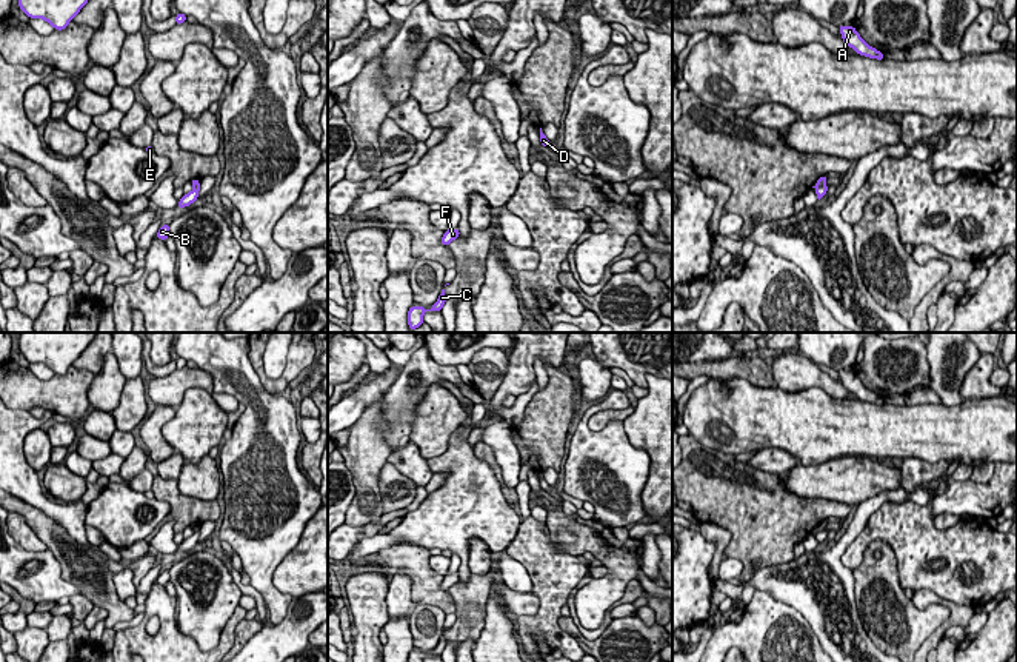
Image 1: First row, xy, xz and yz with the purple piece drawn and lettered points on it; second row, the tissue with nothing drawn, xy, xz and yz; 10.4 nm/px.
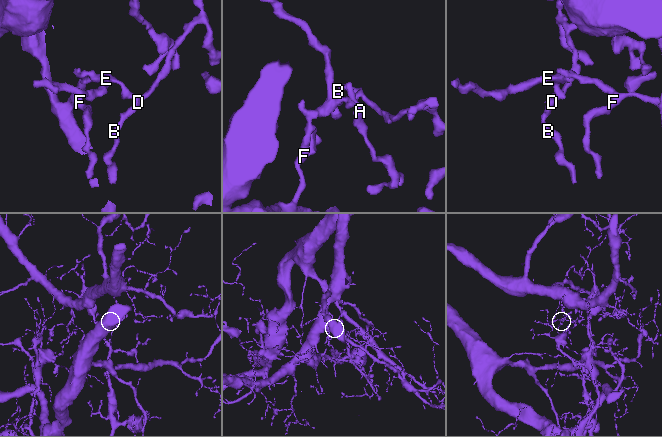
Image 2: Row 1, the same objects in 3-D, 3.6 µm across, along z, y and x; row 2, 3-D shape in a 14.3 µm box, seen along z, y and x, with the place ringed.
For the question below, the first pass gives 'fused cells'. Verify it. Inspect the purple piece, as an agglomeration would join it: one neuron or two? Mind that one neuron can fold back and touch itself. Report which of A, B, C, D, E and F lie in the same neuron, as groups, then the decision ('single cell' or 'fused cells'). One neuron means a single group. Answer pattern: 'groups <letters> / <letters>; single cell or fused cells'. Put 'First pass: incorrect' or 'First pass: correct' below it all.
groups A B D / C E F; fused cells
First pass: correct

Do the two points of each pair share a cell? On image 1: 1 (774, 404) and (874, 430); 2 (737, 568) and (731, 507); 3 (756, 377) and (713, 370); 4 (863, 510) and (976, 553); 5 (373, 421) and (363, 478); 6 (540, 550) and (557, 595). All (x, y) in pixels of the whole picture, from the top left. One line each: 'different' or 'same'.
1: same
2: different
3: same
4: different
5: same
6: same

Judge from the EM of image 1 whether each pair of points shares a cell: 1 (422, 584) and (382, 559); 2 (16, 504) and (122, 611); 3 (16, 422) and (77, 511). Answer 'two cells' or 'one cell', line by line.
1: one cell
2: one cell
3: one cell

